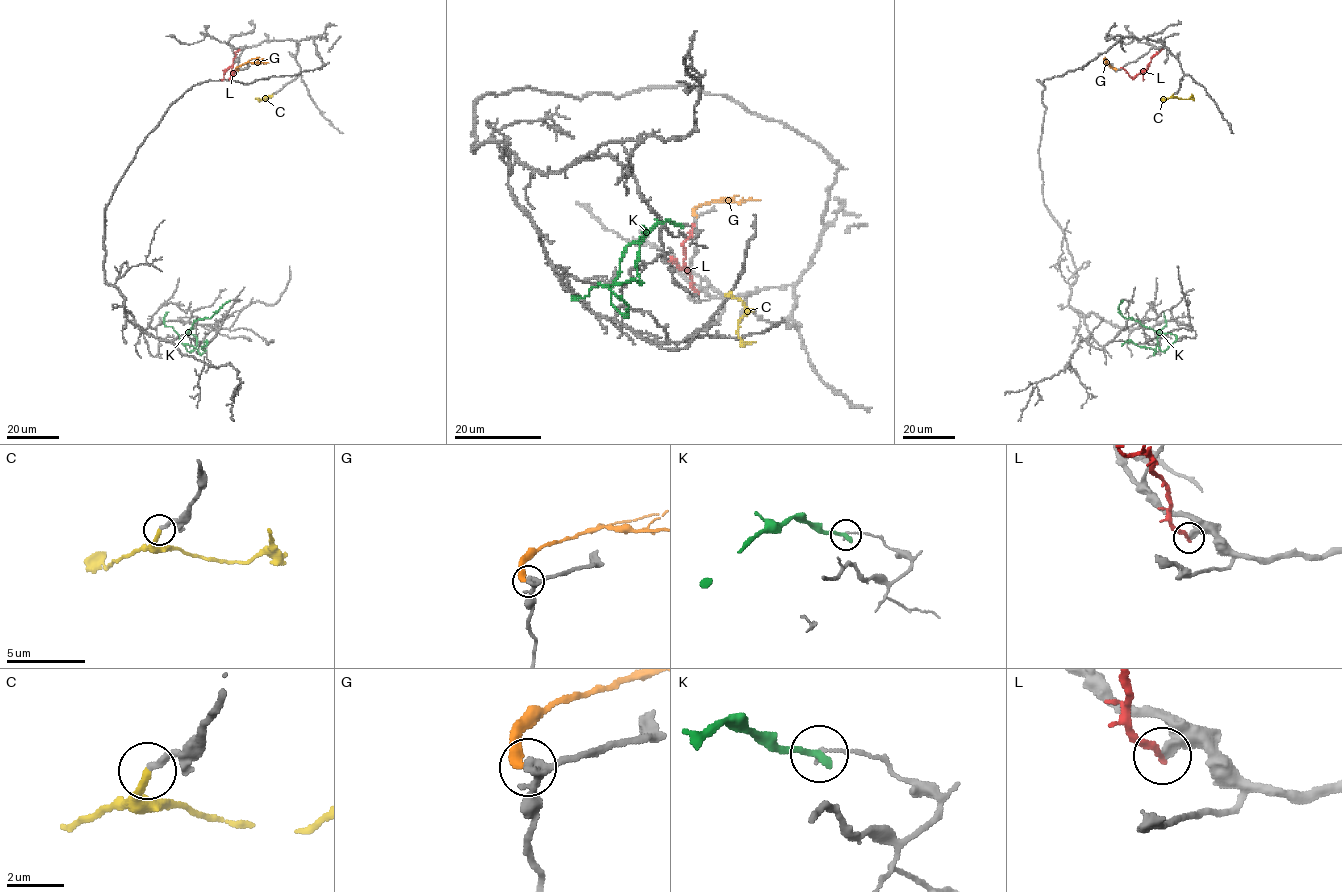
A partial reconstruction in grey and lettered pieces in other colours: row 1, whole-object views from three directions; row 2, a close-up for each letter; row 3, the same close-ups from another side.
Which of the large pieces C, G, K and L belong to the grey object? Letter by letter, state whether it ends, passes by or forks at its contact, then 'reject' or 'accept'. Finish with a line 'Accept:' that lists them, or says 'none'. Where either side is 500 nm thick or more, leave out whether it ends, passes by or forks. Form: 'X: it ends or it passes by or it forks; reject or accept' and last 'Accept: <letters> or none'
C: it ends; accept
G: it ends; reject
K: it ends; reject
L: it ends; reject
Accept: C

